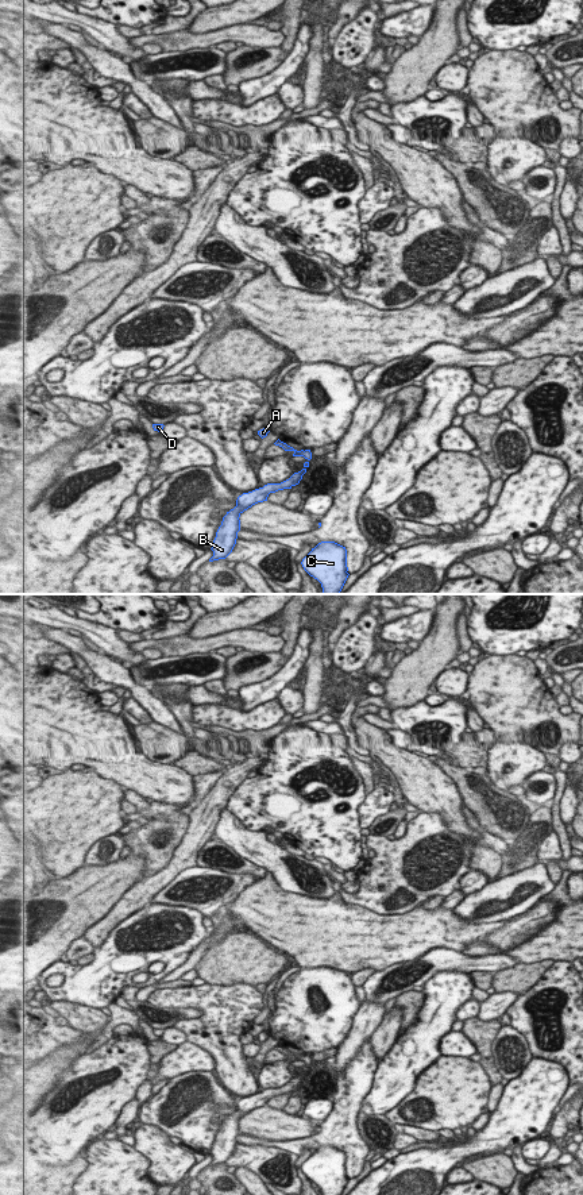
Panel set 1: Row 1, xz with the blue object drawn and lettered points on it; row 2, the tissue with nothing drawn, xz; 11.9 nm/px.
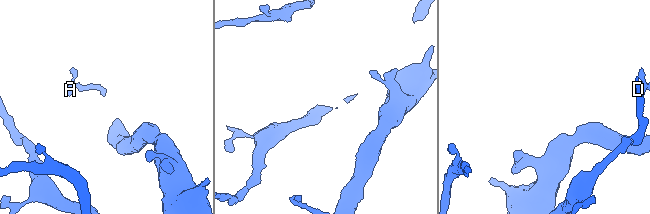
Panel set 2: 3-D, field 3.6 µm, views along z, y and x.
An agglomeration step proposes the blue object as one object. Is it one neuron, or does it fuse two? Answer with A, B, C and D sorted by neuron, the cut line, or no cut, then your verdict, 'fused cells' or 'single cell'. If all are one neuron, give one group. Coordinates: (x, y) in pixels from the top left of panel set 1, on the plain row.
groups A B C D; cut none; single cell

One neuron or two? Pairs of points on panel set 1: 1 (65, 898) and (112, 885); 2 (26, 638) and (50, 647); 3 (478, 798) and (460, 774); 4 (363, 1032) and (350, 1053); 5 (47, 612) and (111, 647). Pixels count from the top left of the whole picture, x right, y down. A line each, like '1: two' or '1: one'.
1: one
2: one
3: one
4: one
5: one

